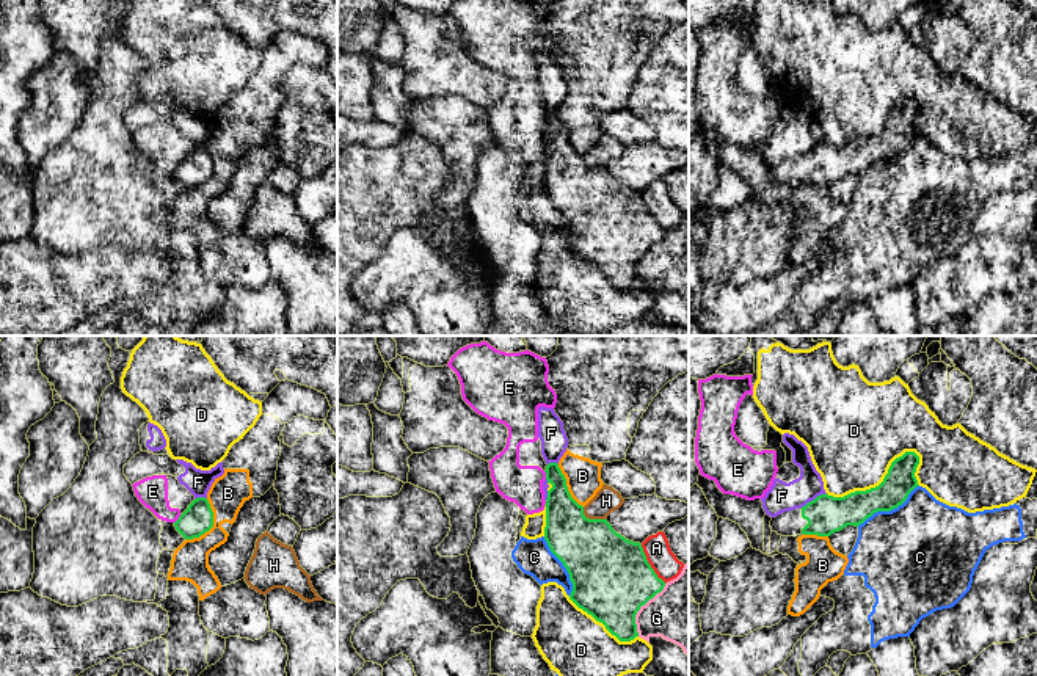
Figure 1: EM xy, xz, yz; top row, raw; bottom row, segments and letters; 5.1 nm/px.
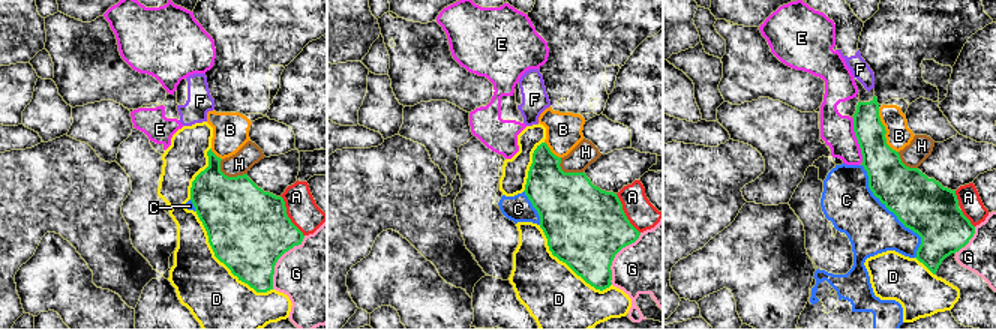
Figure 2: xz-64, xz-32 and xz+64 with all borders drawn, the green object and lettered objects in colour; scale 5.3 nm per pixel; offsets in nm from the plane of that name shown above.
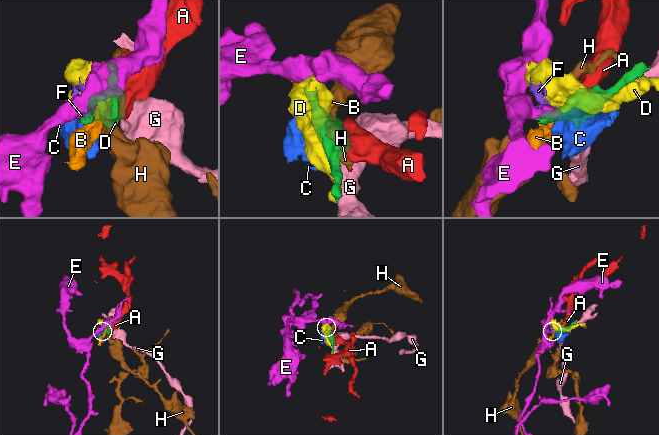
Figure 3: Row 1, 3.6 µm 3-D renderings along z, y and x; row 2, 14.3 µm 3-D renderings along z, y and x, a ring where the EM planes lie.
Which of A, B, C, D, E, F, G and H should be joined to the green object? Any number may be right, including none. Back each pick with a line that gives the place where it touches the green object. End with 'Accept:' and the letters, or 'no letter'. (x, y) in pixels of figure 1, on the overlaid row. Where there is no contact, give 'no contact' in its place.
Accept: no letter

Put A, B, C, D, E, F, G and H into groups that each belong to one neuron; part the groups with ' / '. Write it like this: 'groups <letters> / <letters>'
groups A / B F / C / D / E H / G

